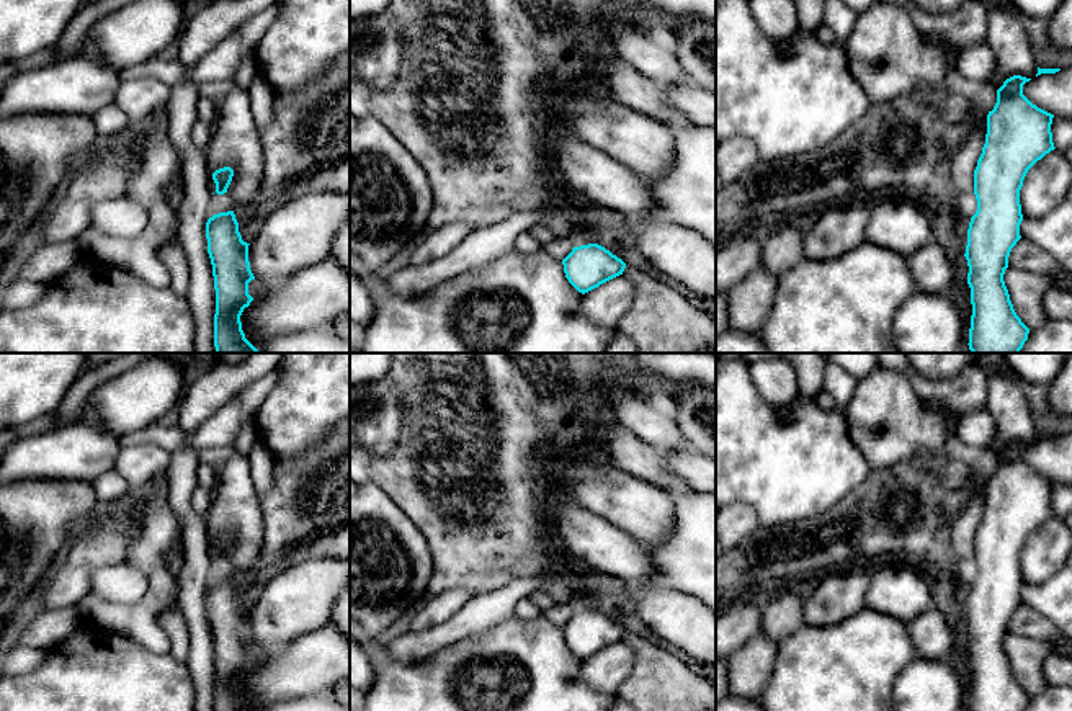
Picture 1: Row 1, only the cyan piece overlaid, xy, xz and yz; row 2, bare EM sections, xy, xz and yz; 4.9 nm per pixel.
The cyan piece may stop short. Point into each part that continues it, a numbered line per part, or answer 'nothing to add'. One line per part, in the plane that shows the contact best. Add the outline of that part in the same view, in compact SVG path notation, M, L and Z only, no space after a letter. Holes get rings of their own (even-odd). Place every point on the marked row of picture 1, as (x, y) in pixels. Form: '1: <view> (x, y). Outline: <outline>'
nothing to add

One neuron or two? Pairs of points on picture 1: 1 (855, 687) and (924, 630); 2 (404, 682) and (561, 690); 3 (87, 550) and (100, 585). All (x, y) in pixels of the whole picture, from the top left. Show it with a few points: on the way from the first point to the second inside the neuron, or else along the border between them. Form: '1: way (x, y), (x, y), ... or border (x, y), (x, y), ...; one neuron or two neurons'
1: border (883, 613), (893, 615), (907, 625), (917, 656); two neurons
2: way (443, 672), (469, 651), (507, 649), (522, 656); one neuron
3: border (123, 561), (98, 567), (92, 574), (89, 592); two neurons

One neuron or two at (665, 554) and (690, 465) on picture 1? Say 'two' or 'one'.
two

